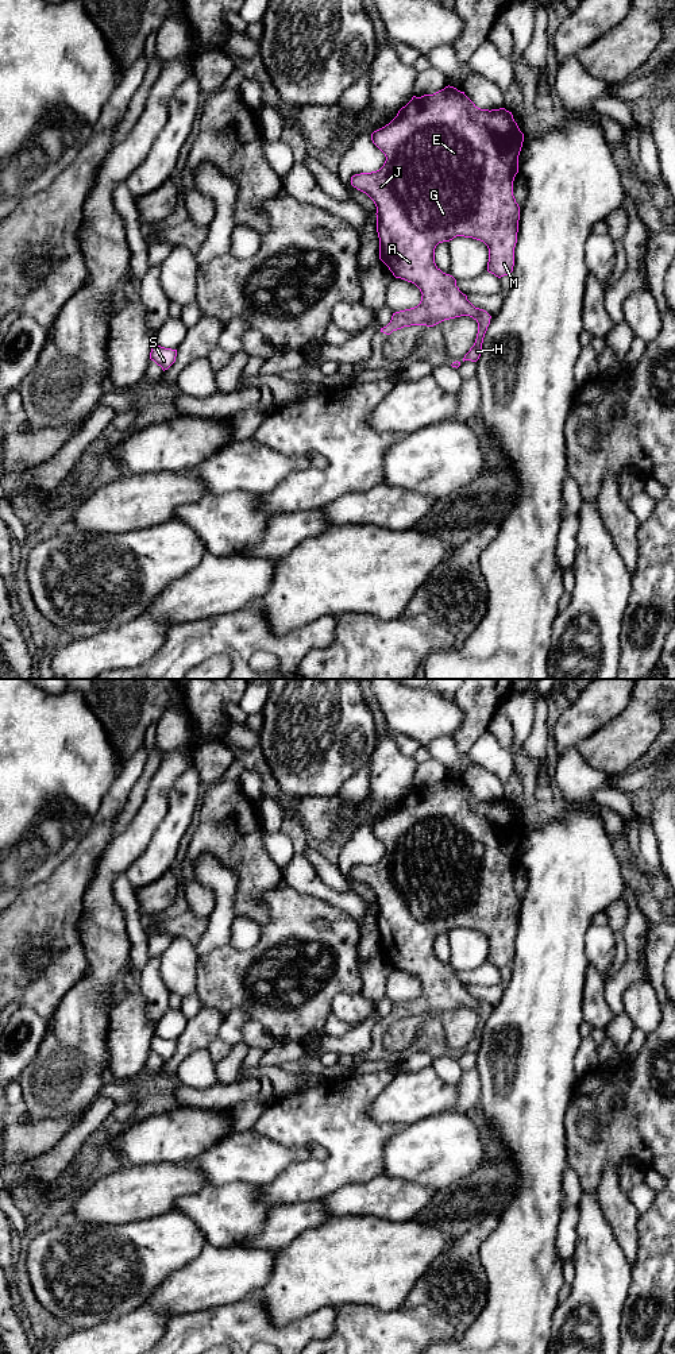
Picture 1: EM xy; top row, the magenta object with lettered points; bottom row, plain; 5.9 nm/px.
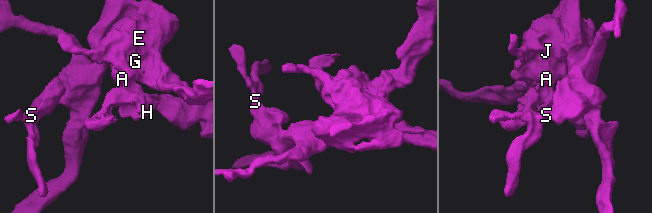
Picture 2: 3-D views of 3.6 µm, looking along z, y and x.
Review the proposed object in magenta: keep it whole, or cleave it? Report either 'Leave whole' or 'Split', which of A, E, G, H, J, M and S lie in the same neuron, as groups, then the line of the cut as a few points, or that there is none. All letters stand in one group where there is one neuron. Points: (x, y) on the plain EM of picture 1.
Leave whole. Groups: A E G H J M S. No split

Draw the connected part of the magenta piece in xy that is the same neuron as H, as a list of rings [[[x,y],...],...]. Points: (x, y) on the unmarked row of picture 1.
[[[448,776],[433,786],[413,787],[389,815],[371,825],[371,832],[385,845],[386,852],[377,863],[352,867],[351,876],[366,884],[377,898],[379,950],[396,969],[414,975],[423,985],[417,998],[393,1004],[390,1014],[381,1019],[381,1023],[390,1026],[404,1018],[433,1018],[444,1011],[470,1007],[478,1014],[478,1025],[463,1053],[477,1053],[491,1007],[475,999],[459,981],[456,971],[436,957],[435,940],[439,934],[450,933],[456,927],[481,931],[489,940],[487,963],[498,969],[512,967],[520,911],[520,898],[513,887],[513,872],[518,864],[524,825],[512,803],[505,799],[481,801],[464,783]]]

